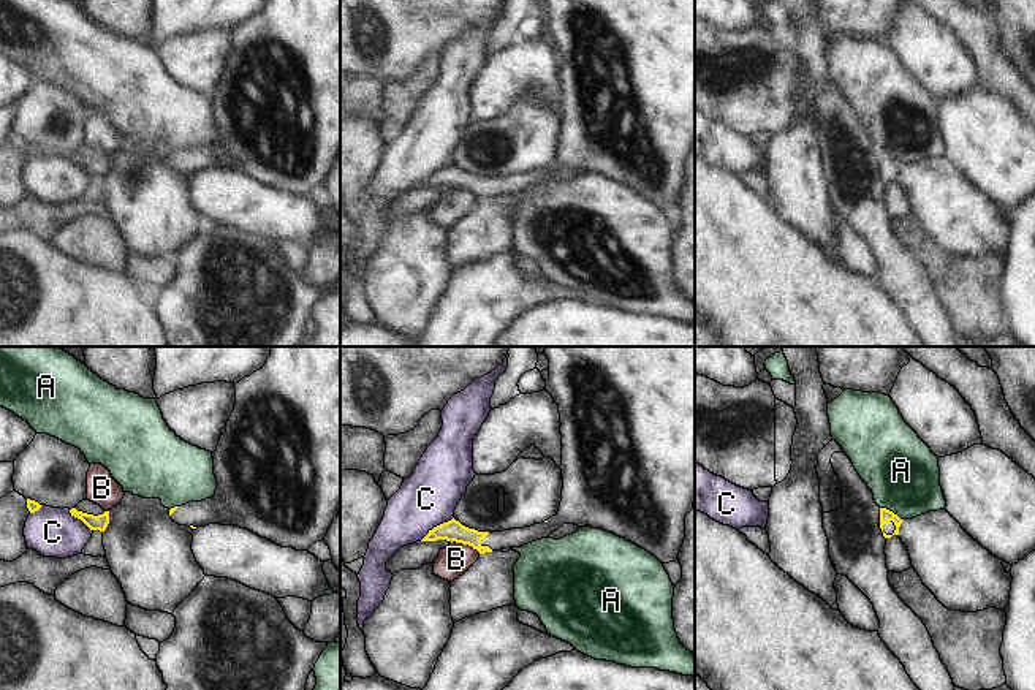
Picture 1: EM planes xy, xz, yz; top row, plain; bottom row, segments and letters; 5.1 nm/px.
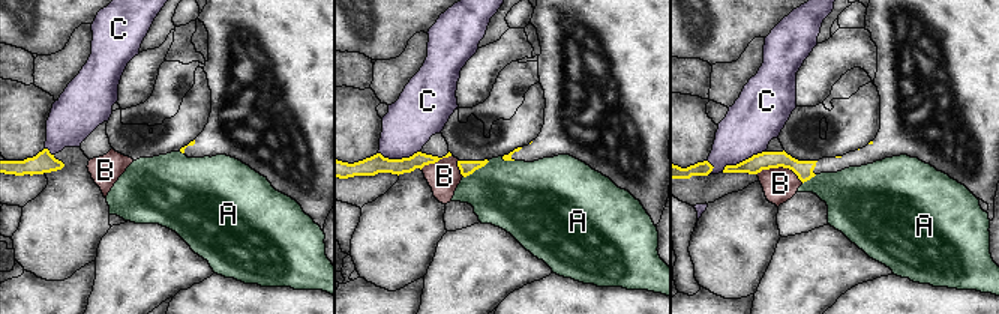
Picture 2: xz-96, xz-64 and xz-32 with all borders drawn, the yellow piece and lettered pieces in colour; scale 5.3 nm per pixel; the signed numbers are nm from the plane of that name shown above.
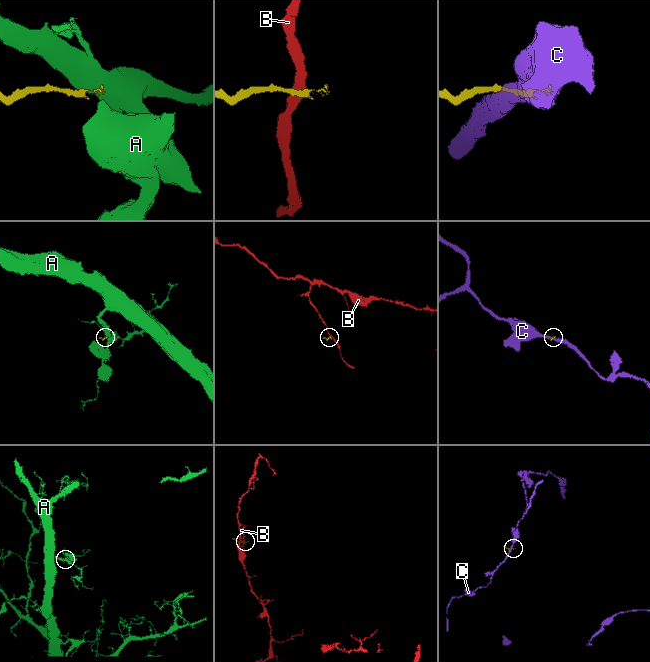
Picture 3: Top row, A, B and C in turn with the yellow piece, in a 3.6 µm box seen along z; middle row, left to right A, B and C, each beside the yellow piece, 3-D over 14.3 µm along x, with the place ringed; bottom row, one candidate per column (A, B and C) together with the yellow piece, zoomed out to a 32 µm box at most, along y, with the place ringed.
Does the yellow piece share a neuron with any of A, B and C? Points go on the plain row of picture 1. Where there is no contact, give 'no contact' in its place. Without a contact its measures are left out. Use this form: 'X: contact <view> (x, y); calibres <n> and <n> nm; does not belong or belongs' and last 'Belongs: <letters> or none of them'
A: contact yz (891, 157); calibres 60 and 360 nm; does not belong
B: contact xz (466, 189); calibres 110 and 160 nm; does not belong
C: contact xz (437, 171); calibres 110 and 280 nm; does not belong
Belongs: none of them

